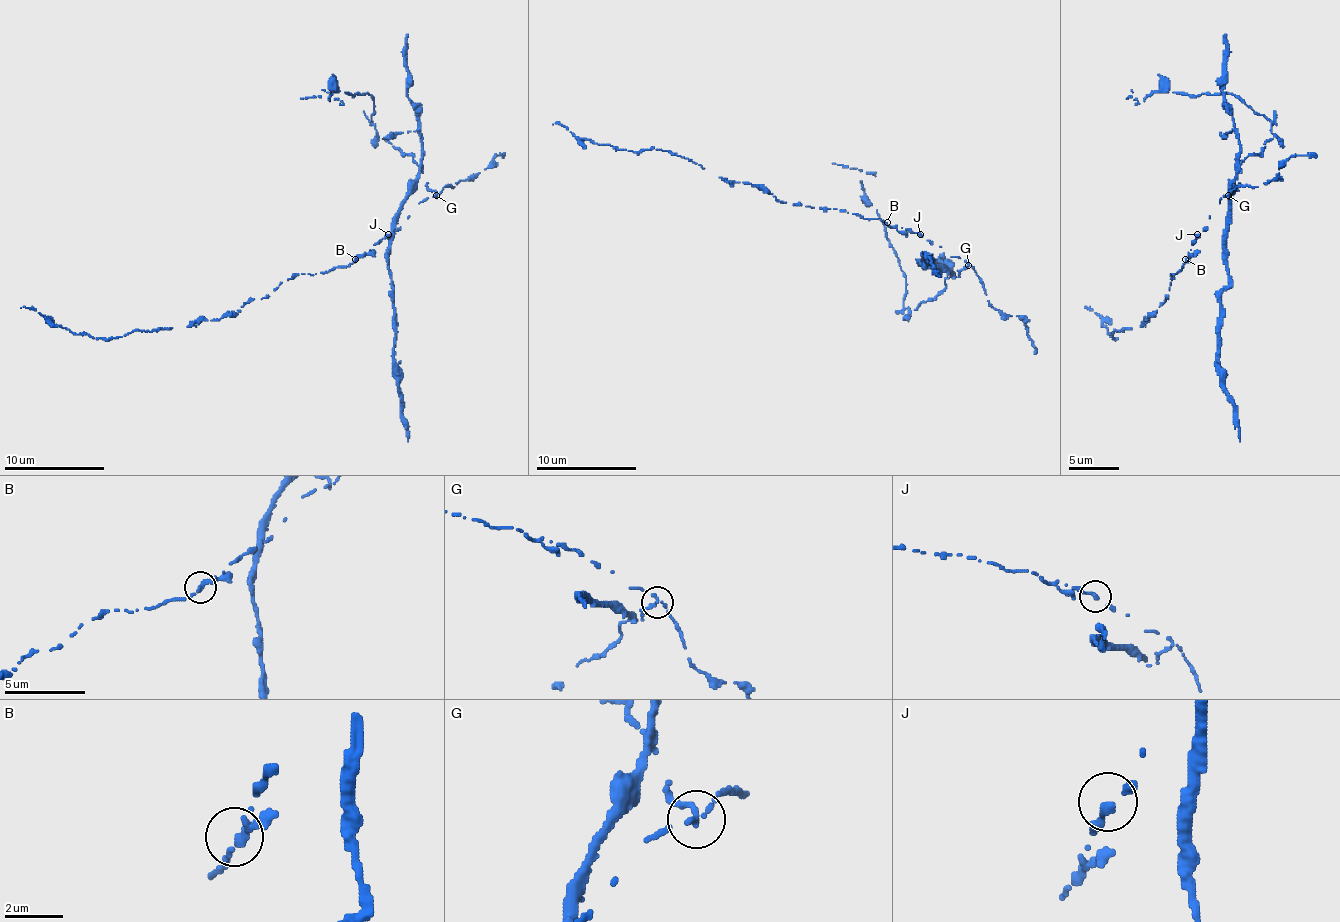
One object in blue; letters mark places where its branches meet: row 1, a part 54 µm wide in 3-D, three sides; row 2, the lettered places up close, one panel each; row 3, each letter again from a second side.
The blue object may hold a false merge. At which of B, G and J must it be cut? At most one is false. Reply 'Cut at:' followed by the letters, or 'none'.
Cut at: G

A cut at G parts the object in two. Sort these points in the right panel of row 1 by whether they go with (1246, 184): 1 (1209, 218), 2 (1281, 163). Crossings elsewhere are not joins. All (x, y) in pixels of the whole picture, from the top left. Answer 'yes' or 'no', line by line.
1: yes
2: yes

